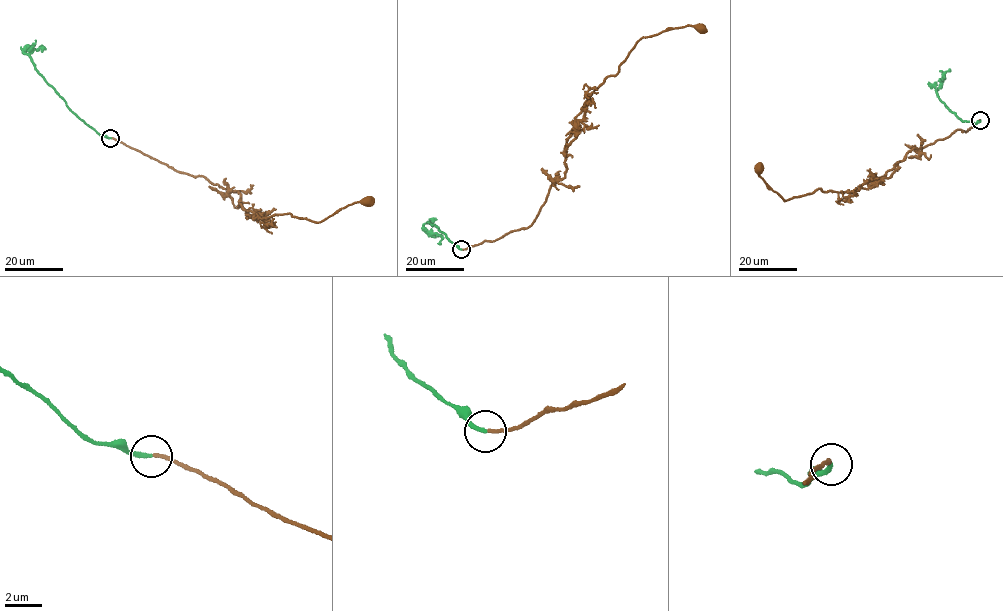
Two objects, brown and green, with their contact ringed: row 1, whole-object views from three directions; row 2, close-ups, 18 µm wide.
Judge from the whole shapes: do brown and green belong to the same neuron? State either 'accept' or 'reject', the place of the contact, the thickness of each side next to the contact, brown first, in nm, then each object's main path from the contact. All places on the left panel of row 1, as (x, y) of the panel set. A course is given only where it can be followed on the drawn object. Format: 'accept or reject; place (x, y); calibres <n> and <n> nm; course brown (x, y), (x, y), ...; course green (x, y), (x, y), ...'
accept; place (110, 138); calibres 180 and 220 nm; course brown (110, 138), (177, 171), (237, 190), (239, 203), (254, 218), (289, 213), (321, 222), (369, 200); course green (110, 138), (99, 134), (68, 107), (23, 52), (39, 47)

